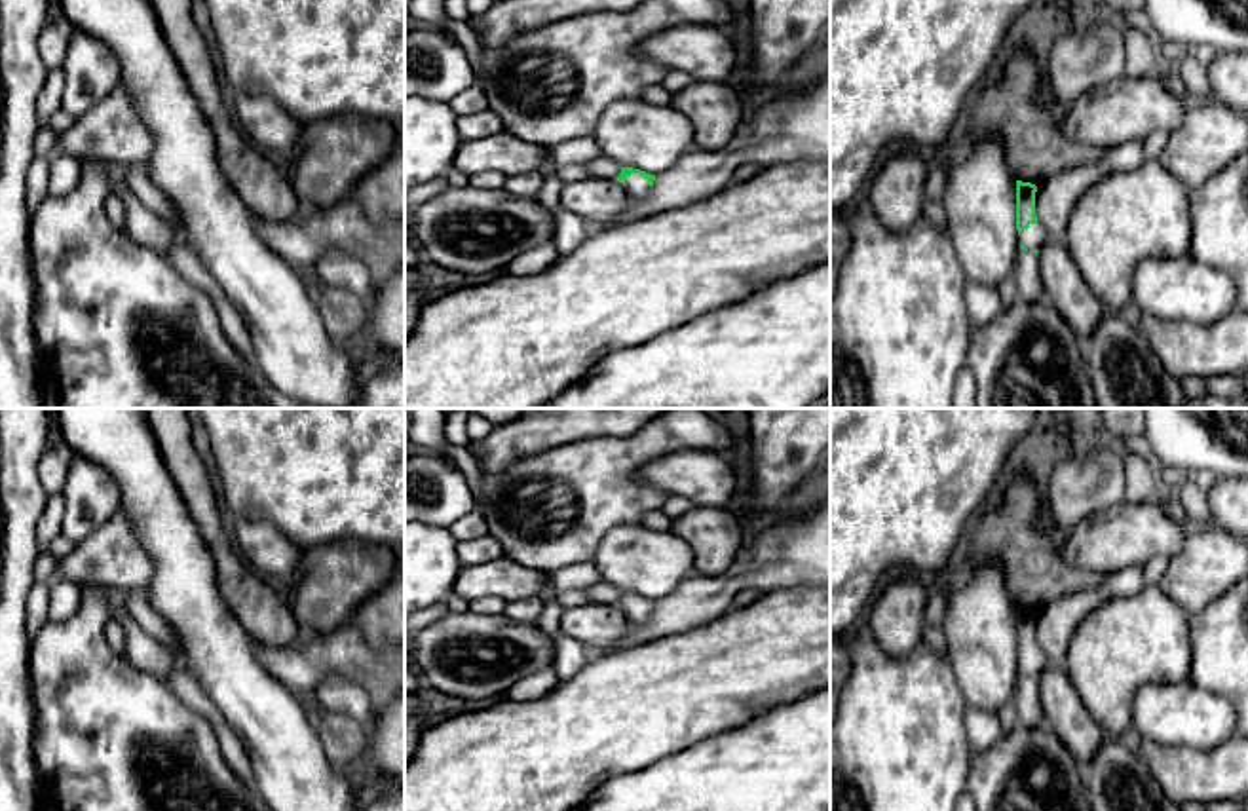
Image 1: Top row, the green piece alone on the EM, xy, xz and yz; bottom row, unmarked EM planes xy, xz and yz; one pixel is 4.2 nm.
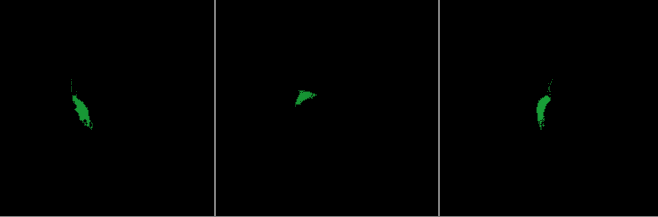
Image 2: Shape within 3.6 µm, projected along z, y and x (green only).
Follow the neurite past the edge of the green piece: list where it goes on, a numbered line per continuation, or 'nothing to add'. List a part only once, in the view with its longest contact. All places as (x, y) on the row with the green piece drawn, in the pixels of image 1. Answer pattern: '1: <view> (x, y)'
1: xz (639, 187)

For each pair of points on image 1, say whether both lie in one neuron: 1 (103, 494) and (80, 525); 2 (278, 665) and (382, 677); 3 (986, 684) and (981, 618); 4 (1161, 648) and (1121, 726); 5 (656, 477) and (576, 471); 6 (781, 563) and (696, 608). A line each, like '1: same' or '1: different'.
1: same
2: same
3: same
4: same
5: different
6: same

